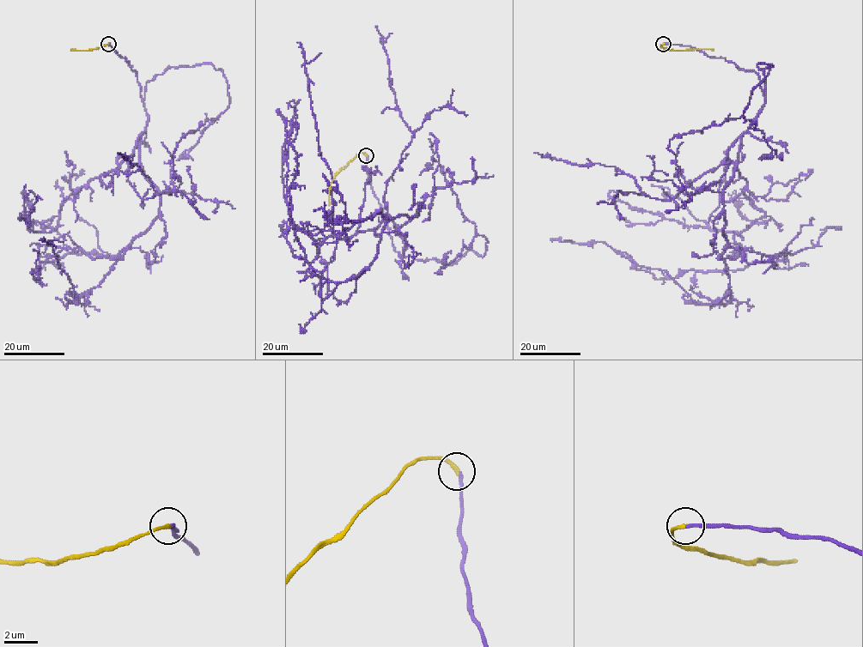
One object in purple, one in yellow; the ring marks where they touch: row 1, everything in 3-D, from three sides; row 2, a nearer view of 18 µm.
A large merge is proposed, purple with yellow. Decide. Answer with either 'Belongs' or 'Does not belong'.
Belongs

